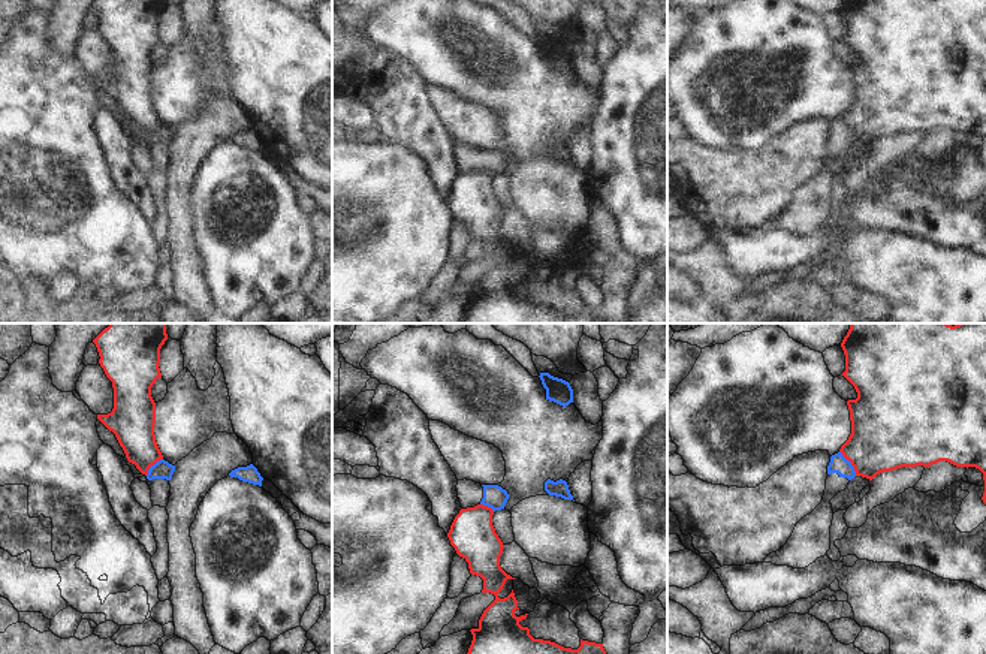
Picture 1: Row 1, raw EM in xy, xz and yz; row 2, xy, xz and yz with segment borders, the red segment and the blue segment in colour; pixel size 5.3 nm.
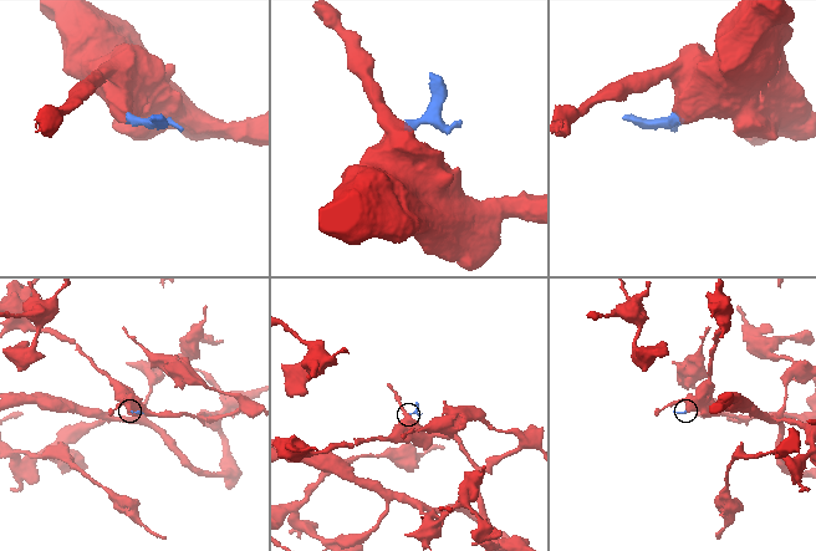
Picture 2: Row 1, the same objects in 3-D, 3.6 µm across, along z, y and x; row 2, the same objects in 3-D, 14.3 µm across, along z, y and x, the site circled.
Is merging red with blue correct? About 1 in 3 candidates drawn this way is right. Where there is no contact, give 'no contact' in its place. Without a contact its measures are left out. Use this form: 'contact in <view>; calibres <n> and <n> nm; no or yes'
contact in yz; calibres 380 and 100 nm; no

